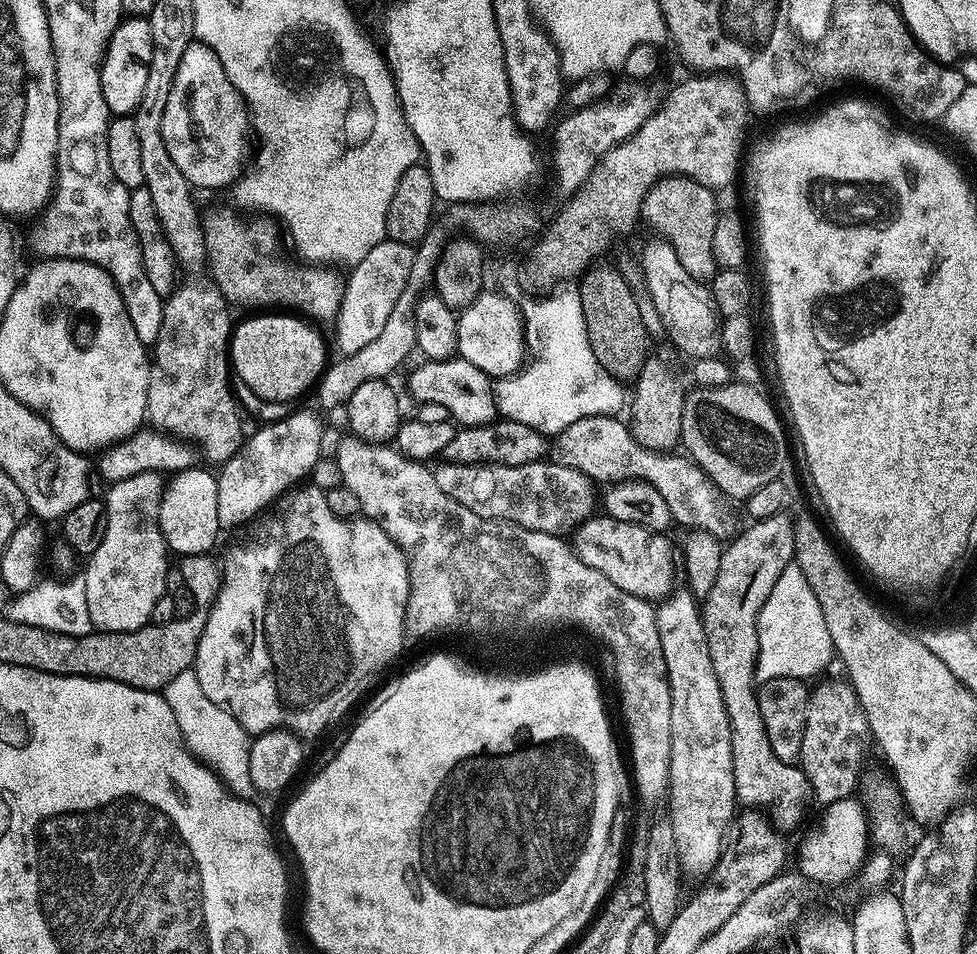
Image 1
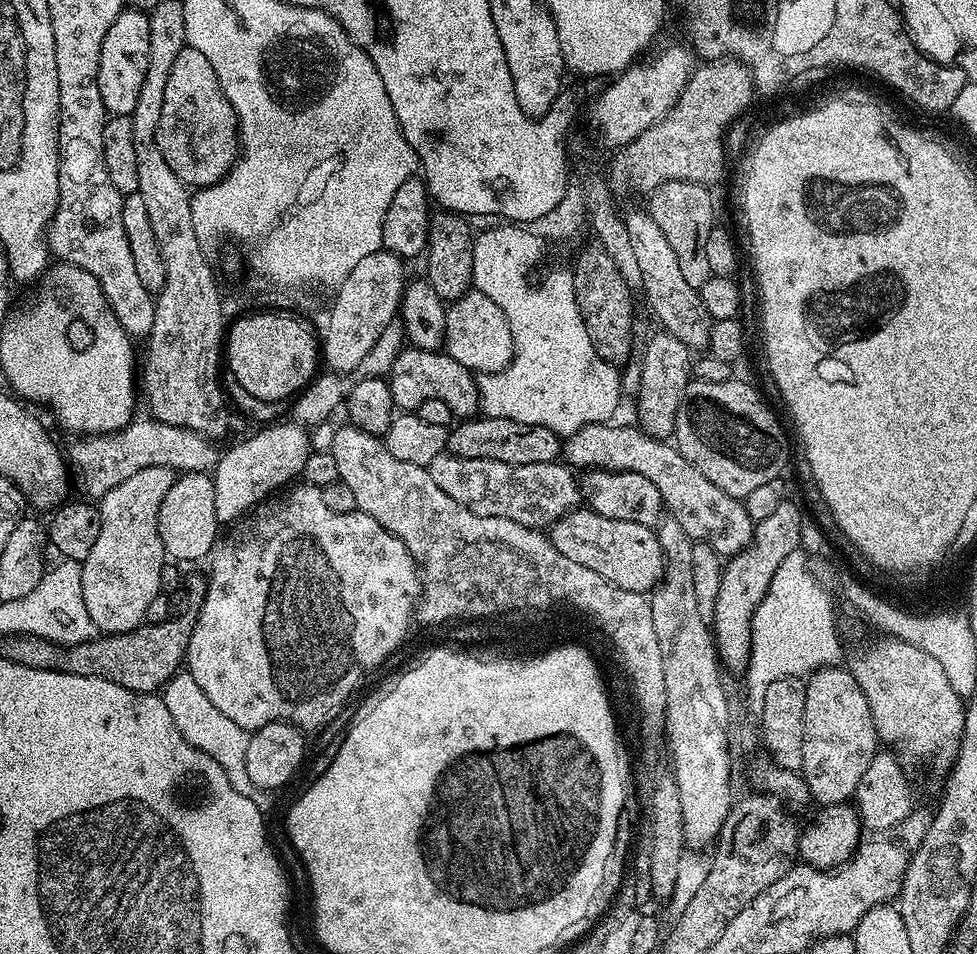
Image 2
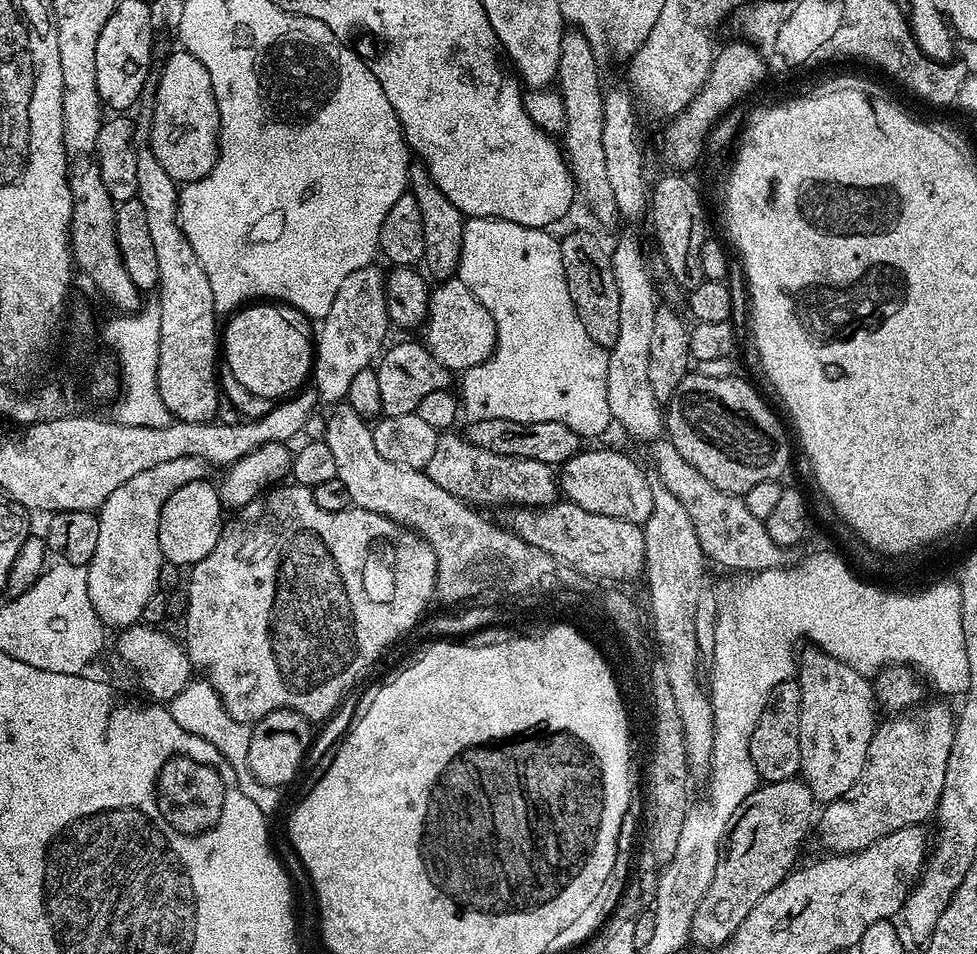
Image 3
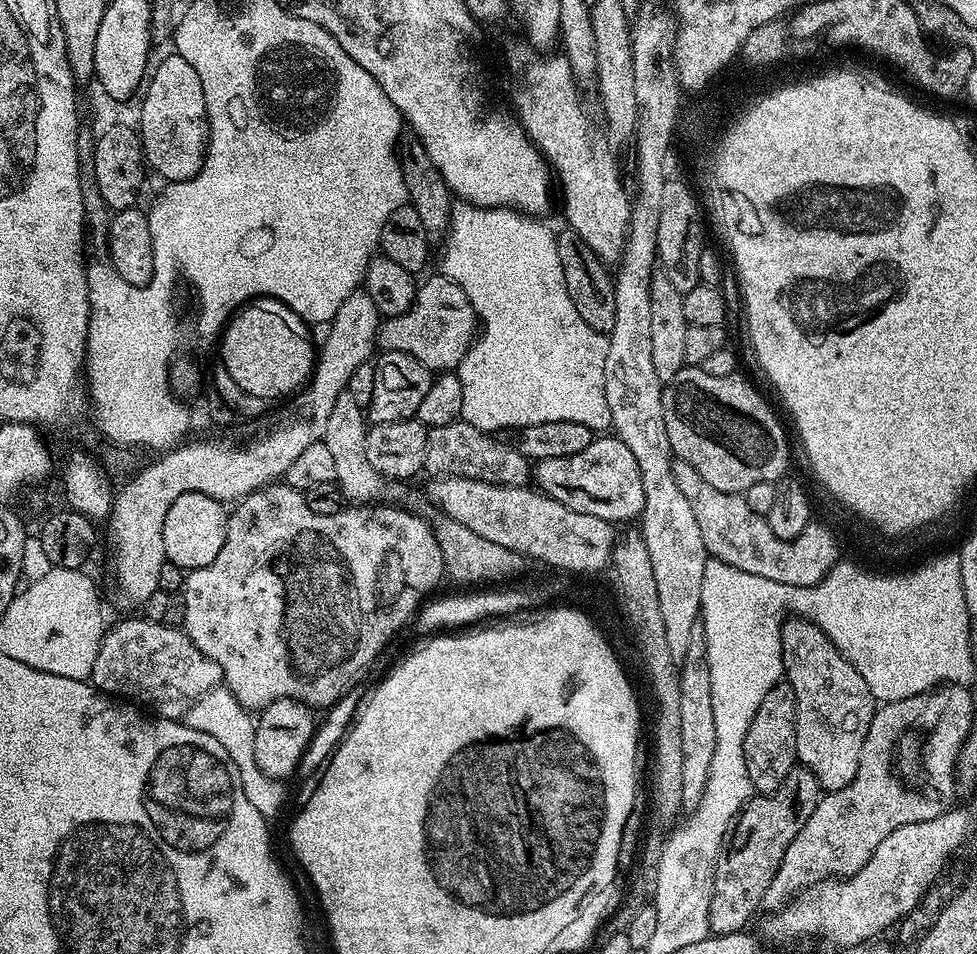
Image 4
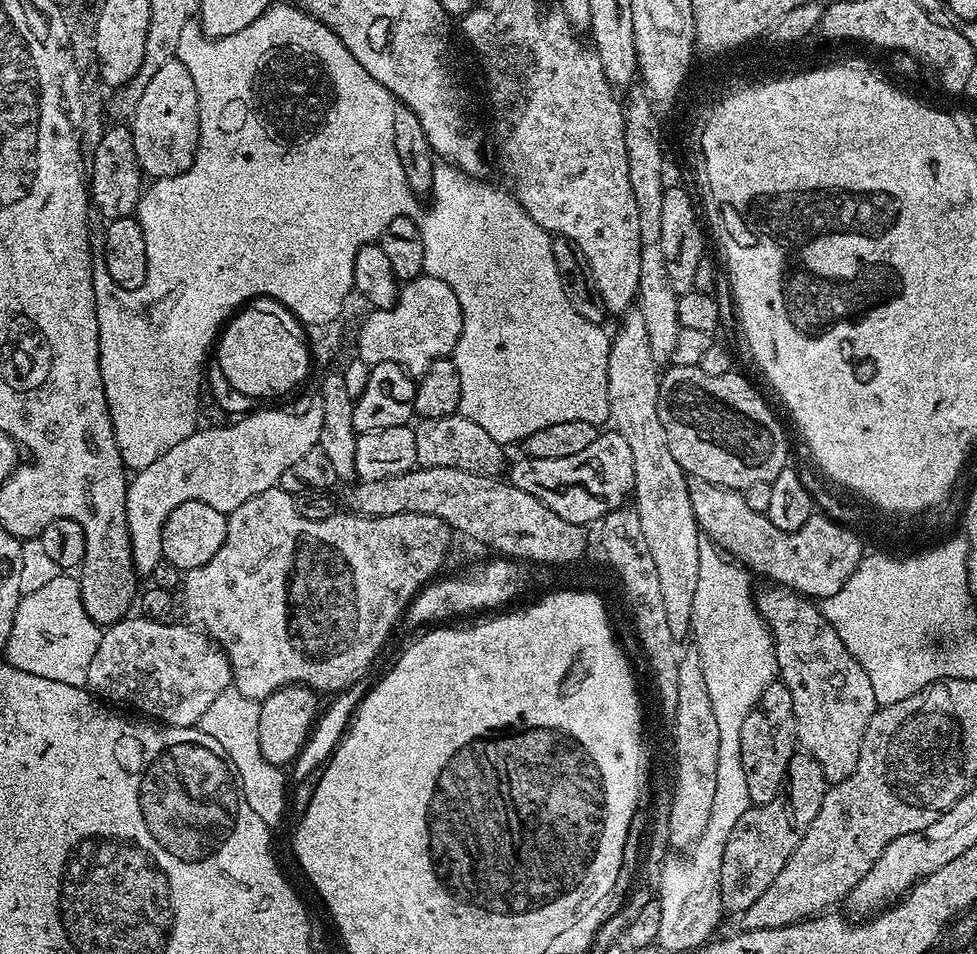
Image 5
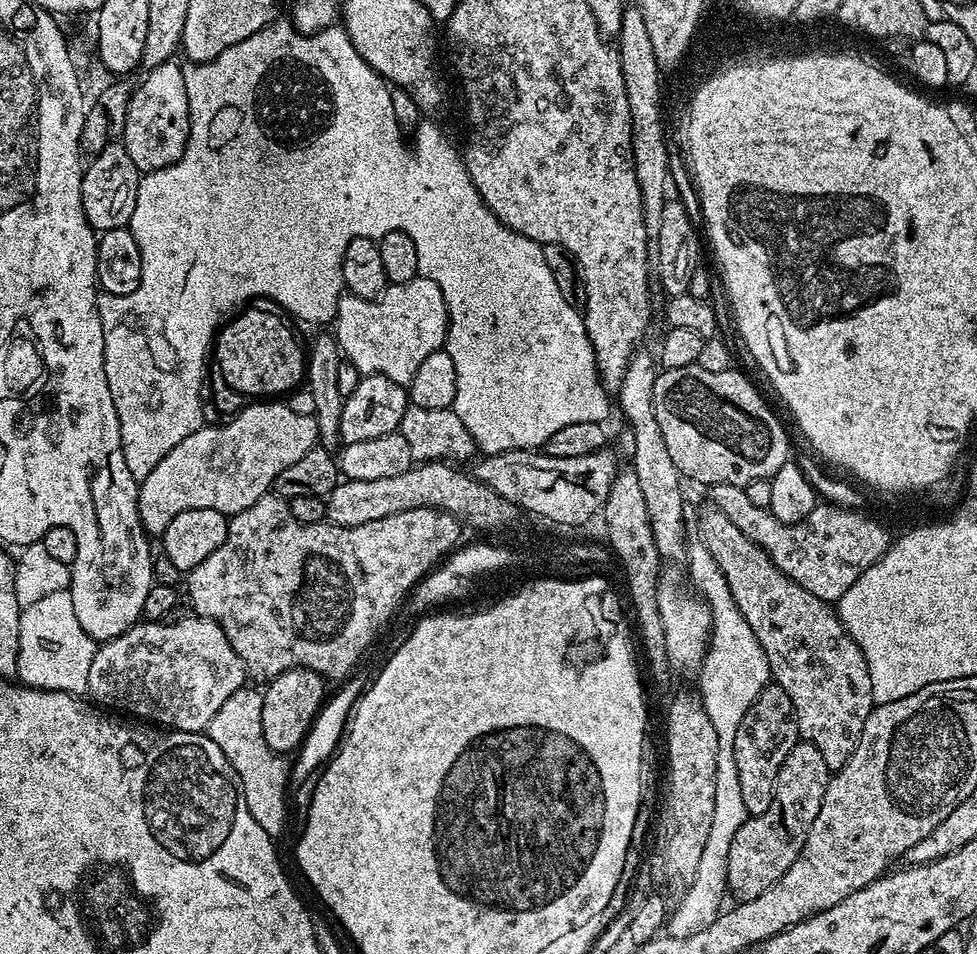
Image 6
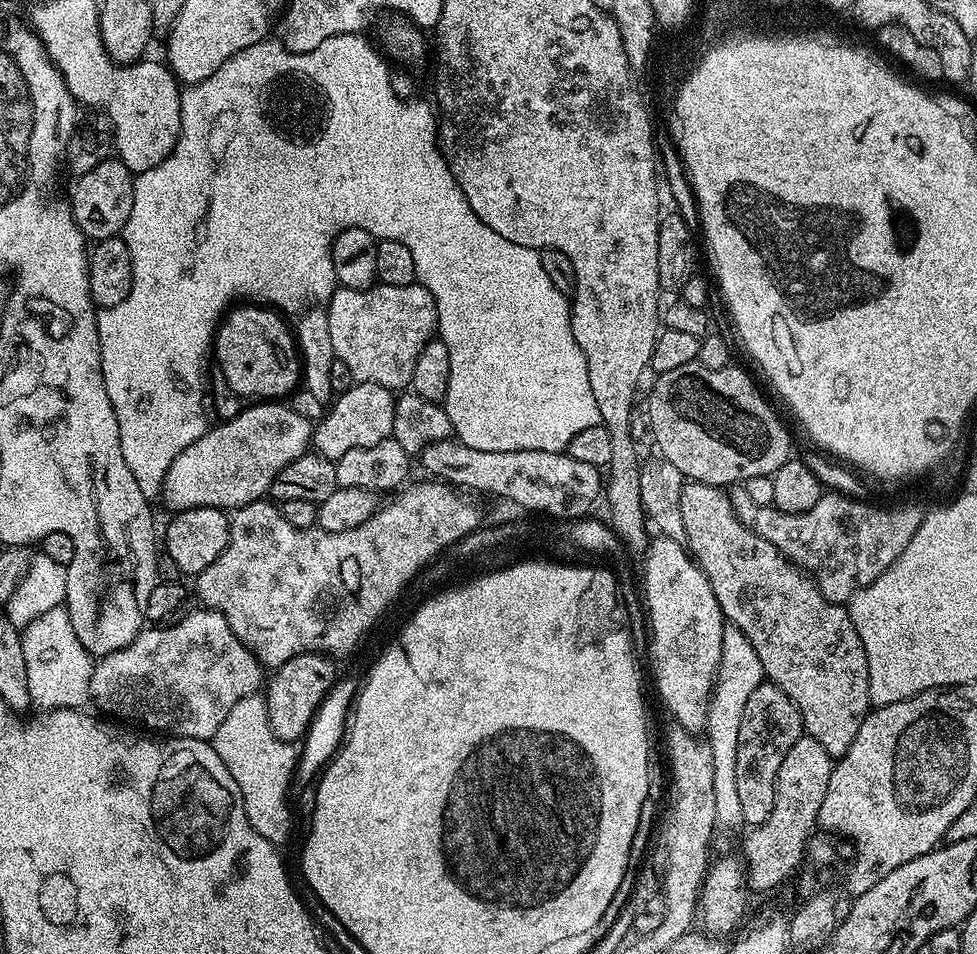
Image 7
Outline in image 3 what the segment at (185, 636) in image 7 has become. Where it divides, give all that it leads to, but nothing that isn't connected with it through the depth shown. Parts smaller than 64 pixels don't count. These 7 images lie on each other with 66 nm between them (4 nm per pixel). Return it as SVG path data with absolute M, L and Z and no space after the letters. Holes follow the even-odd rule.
M143 622L123 629L116 640L116 656L132 671L136 684L145 692L145 697L156 702L171 702L194 676L194 665L188 659L188 650L179 639L164 633L160 626Z

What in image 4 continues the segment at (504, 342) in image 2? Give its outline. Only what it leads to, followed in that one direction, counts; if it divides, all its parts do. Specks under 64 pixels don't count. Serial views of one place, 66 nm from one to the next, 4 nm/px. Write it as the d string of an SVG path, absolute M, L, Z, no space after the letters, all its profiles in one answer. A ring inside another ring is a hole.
M435 274L416 289L416 297L406 314L385 319L378 344L386 352L405 352L433 370L459 369L462 358L478 335L478 321L470 298L448 276Z

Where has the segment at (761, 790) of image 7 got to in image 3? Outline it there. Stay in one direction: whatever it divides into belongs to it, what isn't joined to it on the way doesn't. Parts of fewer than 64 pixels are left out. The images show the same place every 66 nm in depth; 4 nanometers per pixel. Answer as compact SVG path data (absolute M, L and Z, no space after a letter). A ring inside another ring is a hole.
M795 678L778 682L774 690L766 698L766 706L762 706L762 714L758 718L758 726L754 726L754 734L750 734L750 762L754 762L754 770L761 781L773 784L783 780L791 780L800 770L800 747L798 746L798 718L802 710L802 690Z

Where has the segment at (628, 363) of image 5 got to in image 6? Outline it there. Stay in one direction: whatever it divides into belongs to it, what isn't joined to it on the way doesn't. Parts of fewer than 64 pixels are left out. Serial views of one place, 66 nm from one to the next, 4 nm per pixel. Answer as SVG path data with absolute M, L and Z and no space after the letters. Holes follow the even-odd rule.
M645 350L637 351L632 361L626 366L626 374L622 378L622 386L618 393L620 408L632 427L632 460L631 467L636 469L638 482L642 485L642 494L646 498L646 510L650 514L650 526L654 530L654 542L658 546L661 558L668 556L672 560L683 561L684 538L684 492L680 489L682 477L674 466L674 458L670 458L670 450L666 450L666 442L662 439L662 426L658 426L658 418L654 414L654 382L658 375L658 364Z

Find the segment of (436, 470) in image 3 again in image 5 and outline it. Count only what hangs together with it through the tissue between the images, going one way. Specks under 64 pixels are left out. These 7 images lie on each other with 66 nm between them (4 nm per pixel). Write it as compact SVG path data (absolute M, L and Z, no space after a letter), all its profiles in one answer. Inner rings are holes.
M462 415L446 418L423 418L414 428L414 443L418 449L417 465L422 468L453 468L470 474L499 477L504 468L505 445L500 444L478 422Z

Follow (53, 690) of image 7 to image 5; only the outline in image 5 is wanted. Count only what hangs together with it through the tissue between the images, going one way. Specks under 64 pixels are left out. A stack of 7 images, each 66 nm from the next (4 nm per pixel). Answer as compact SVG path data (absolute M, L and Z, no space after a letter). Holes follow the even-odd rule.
M61 574L50 578L46 586L21 595L18 614L14 614L14 626L2 652L8 663L26 670L26 674L83 688L88 683L90 662L98 650L101 631L101 625L86 614L79 579L72 574Z

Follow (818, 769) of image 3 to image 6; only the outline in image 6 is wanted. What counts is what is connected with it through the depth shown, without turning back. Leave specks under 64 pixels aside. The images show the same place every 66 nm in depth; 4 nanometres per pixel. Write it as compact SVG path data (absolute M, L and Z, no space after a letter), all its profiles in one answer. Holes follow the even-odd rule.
M715 506L709 509L700 520L699 539L704 541L710 554L714 554L714 562L718 562L738 610L746 618L754 638L758 638L766 654L771 679L778 686L782 686L786 694L790 694L801 741L817 748L829 770L846 766L858 746L862 726L866 726L866 718L874 707L870 674L867 672L866 658L862 650L855 644L854 638L850 638L850 634L844 629L844 623L840 621L837 609L829 601L814 598L810 590L802 590L798 582L786 578L786 574L782 574L782 570L774 566L766 550L750 542L750 538L746 538L746 534L742 534L742 530L738 530L738 526L734 526L734 522L726 518L726 514L722 514Z

